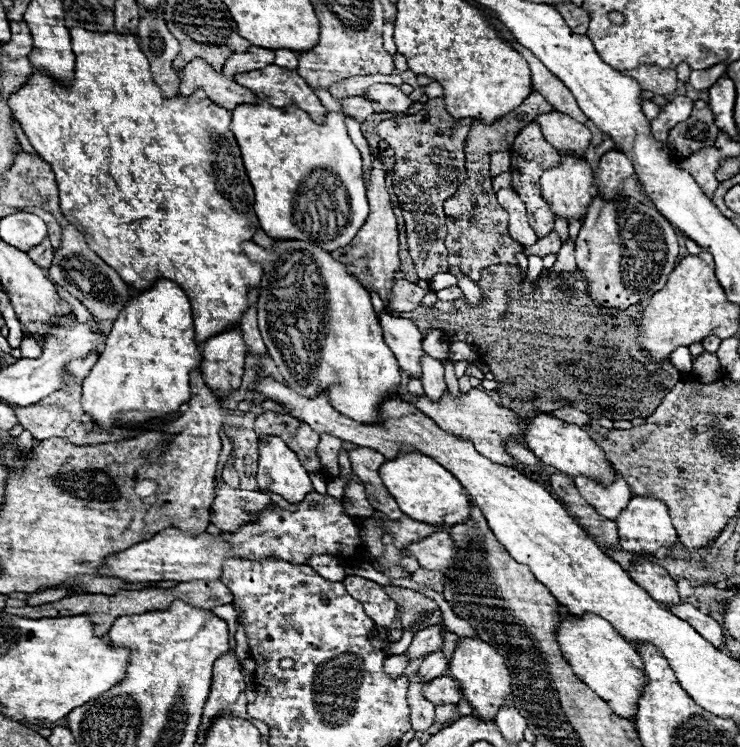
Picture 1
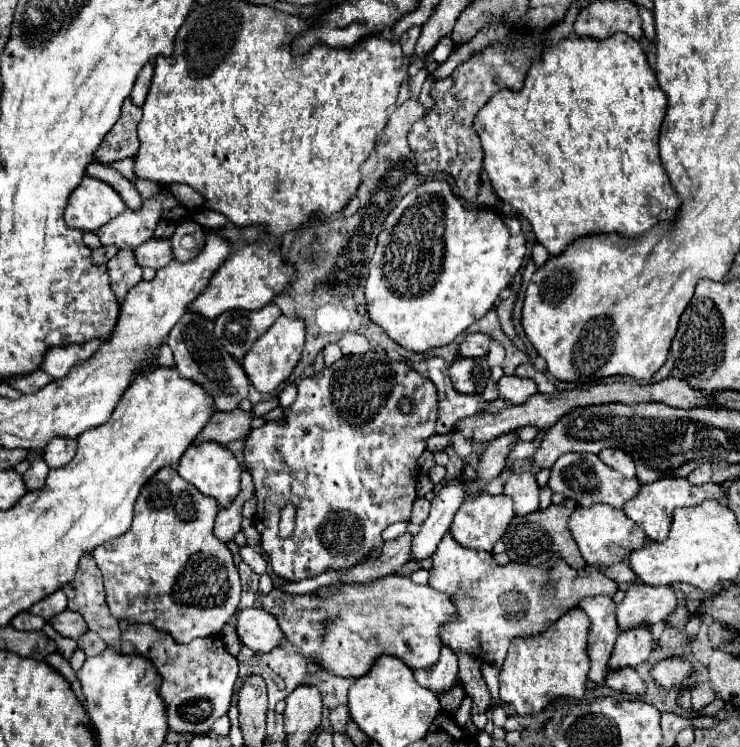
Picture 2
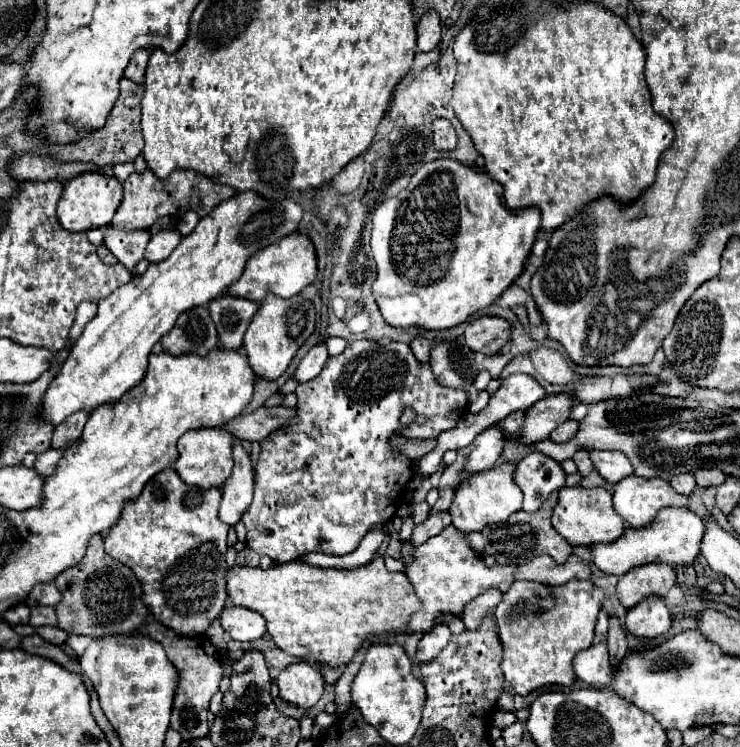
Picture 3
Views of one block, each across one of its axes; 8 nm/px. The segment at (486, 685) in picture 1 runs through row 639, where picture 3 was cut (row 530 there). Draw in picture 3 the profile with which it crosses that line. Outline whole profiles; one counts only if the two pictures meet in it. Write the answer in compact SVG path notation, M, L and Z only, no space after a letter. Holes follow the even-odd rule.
M504 462L498 468L472 474L468 476L466 482L460 482L460 486L456 486L454 490L452 506L448 510L452 516L452 524L462 532L472 532L472 530L480 532L484 526L506 522L510 514L518 512L522 508L522 490L514 480L514 472L516 472L516 464Z

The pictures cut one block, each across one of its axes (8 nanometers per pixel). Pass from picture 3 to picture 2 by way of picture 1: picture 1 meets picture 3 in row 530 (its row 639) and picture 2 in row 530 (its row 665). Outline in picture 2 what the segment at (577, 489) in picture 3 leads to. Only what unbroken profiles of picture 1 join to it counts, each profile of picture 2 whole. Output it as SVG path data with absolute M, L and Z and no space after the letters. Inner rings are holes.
M594 504L594 506L576 506L568 528L586 560L586 564L616 564L628 558L628 554L646 542L646 534L640 526L636 526L622 510L616 510L608 504Z

